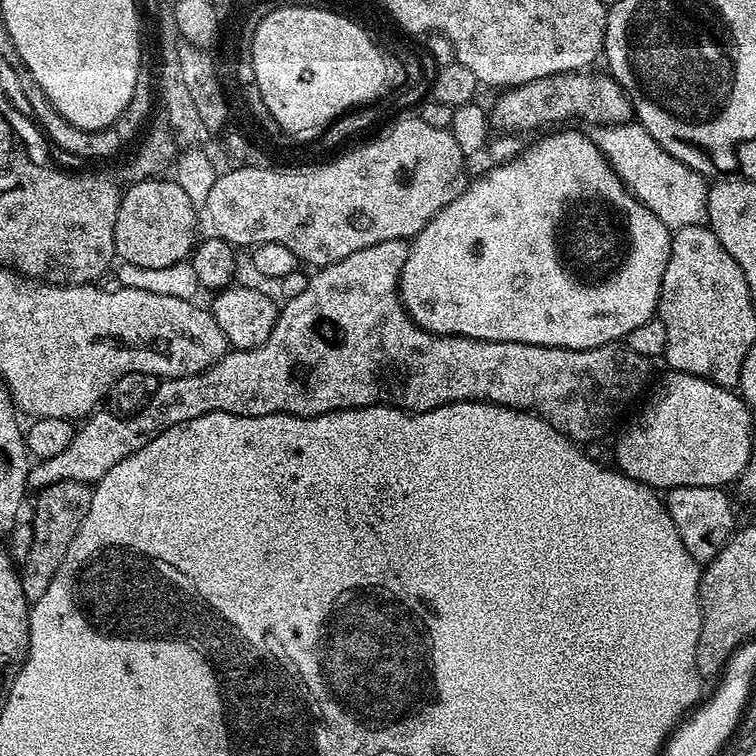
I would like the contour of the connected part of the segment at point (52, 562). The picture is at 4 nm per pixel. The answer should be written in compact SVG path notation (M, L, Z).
M67 480L39 489L35 496L36 509L30 513L34 542L30 545L26 562L18 568L22 594L26 594L29 602L42 598L42 594L46 594L46 589L50 587L50 582L54 582L54 574L58 574L58 566L62 566L62 558L66 558L66 550L70 550L70 542L74 542L78 534L86 518L86 510L90 510L92 488L82 482Z

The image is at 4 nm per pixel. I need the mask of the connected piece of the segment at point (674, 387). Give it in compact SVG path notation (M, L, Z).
M671 370L665 373L652 401L617 438L615 467L625 476L657 490L735 485L754 455L754 412L731 388L723 388L694 374Z

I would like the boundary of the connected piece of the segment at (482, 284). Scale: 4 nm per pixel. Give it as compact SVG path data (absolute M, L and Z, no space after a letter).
M556 130L553 136L544 136L537 144L532 144L523 149L519 154L497 163L496 168L489 170L485 176L480 176L471 181L468 187L454 202L450 202L450 206L446 206L437 216L430 218L430 222L426 222L426 226L417 236L413 236L408 249L408 257L406 258L406 266L402 266L402 274L400 275L400 300L404 303L404 308L408 311L409 318L418 325L419 328L425 328L428 332L433 332L439 336L465 336L466 338L474 338L475 340L505 340L506 342L522 342L523 344L537 344L538 346L550 346L551 348L573 348L574 350L582 350L583 348L597 348L603 344L614 344L623 341L630 334L630 330L634 330L637 326L642 326L642 322L653 319L657 315L658 305L660 303L660 287L662 286L662 274L666 270L666 262L670 258L670 246L672 245L672 232L660 219L654 215L650 209L636 196L629 192L627 186L620 181L620 176L612 168L612 163L602 154L602 150L591 140L589 135L582 136L578 132L560 132L564 130Z

